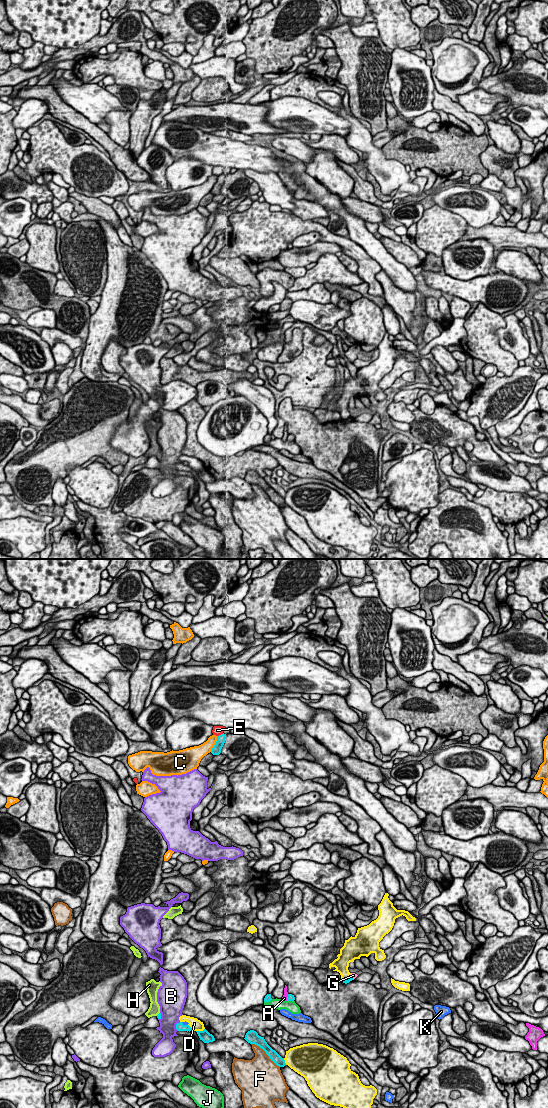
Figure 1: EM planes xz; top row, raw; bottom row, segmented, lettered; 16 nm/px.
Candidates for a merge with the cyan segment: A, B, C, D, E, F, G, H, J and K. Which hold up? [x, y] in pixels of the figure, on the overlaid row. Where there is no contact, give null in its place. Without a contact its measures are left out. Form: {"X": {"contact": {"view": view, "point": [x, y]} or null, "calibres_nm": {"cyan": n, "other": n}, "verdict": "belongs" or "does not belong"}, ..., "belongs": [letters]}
{"A": {"contact": {"view": "xz", "point": [287, 997]}, "calibres_nm": {"cyan": 100, "other": 90}, "verdict": "does not belong"}, "B": {"contact": {"view": "xz", "point": [176, 1025]}, "calibres_nm": {"cyan": 130, "other": 320}, "verdict": "does not belong"}, "C": {"contact": {"view": "xz", "point": [215, 744]}, "calibres_nm": {"cyan": 160, "other": 200}, "verdict": "does not belong"}, "D": {"contact": {"view": "xz", "point": [200, 1031]}, "calibres_nm": {"cyan": 180, "other": 180}, "verdict": "does not belong"}, "E": {"contact": {"view": "xz", "point": [221, 734]}, "calibres_nm": {"cyan": 130, "other": 160}, "verdict": "does not belong"}, "F": {"contact": {"view": "xz", "point": [266, 1053]}, "calibres_nm": {"cyan": 160, "other": 400}, "verdict": "does not belong"}, "G": {"contact": {"view": "xz", "point": [352, 978]}, "calibres_nm": {"cyan": 70, "other": 90}, "verdict": "does not belong"}, "H": {"contact": {"view": "xz", "point": [158, 1014]}, "calibres_nm": {"cyan": 60, "other": 190}, "verdict": "belongs"}, "J": {"contact": {"view": "xz", "point": [268, 1001]}, "calibres_nm": {"cyan": 100, "other": 170}, "verdict": "does not belong"}, "K": {"contact": {"view": "xz", "point": [184, 1025]}, "calibres_nm": {"cyan": 130, "other": 60}, "verdict": "does not belong"}, "belongs": ["H"]}

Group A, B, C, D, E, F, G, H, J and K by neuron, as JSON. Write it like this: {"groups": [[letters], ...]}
{"groups": [["A"], ["B"], ["C"], ["D"], ["E"], ["F"], ["G"], ["H"], ["J"], ["K"]]}

